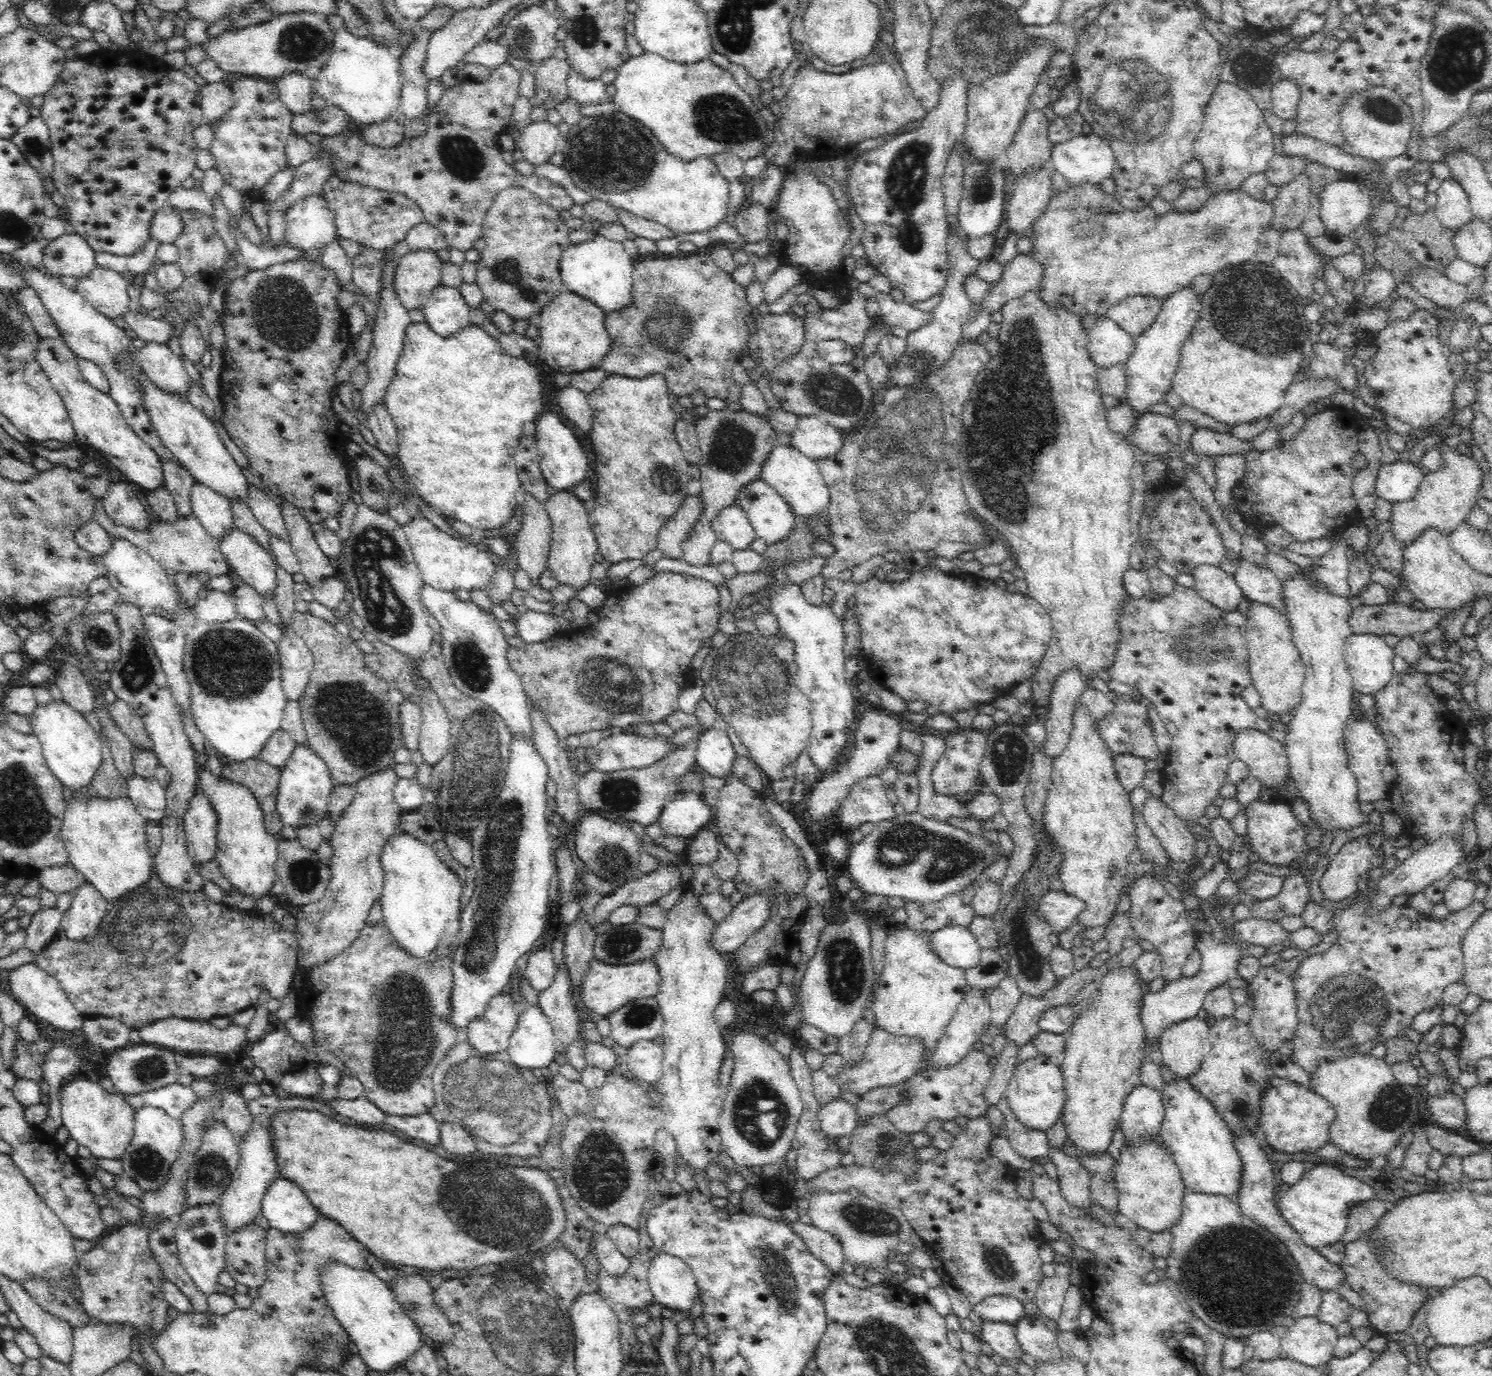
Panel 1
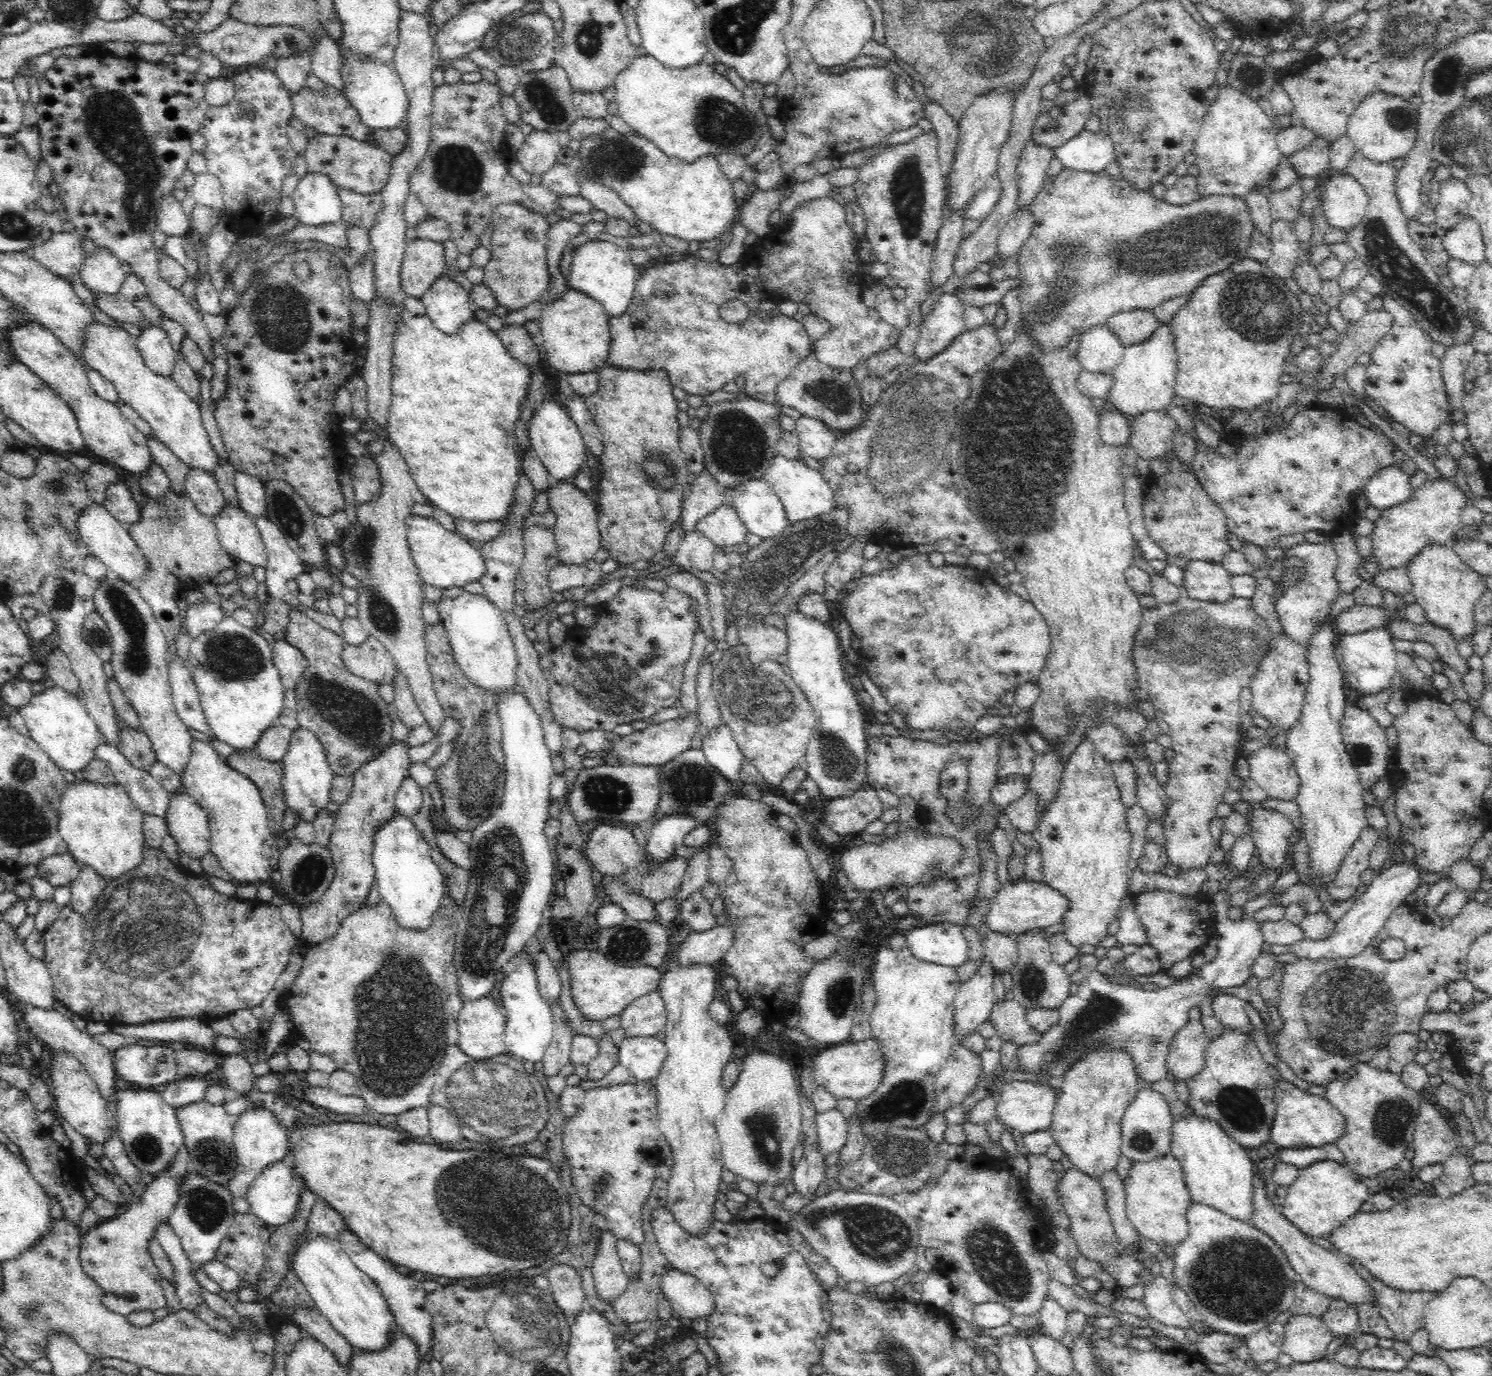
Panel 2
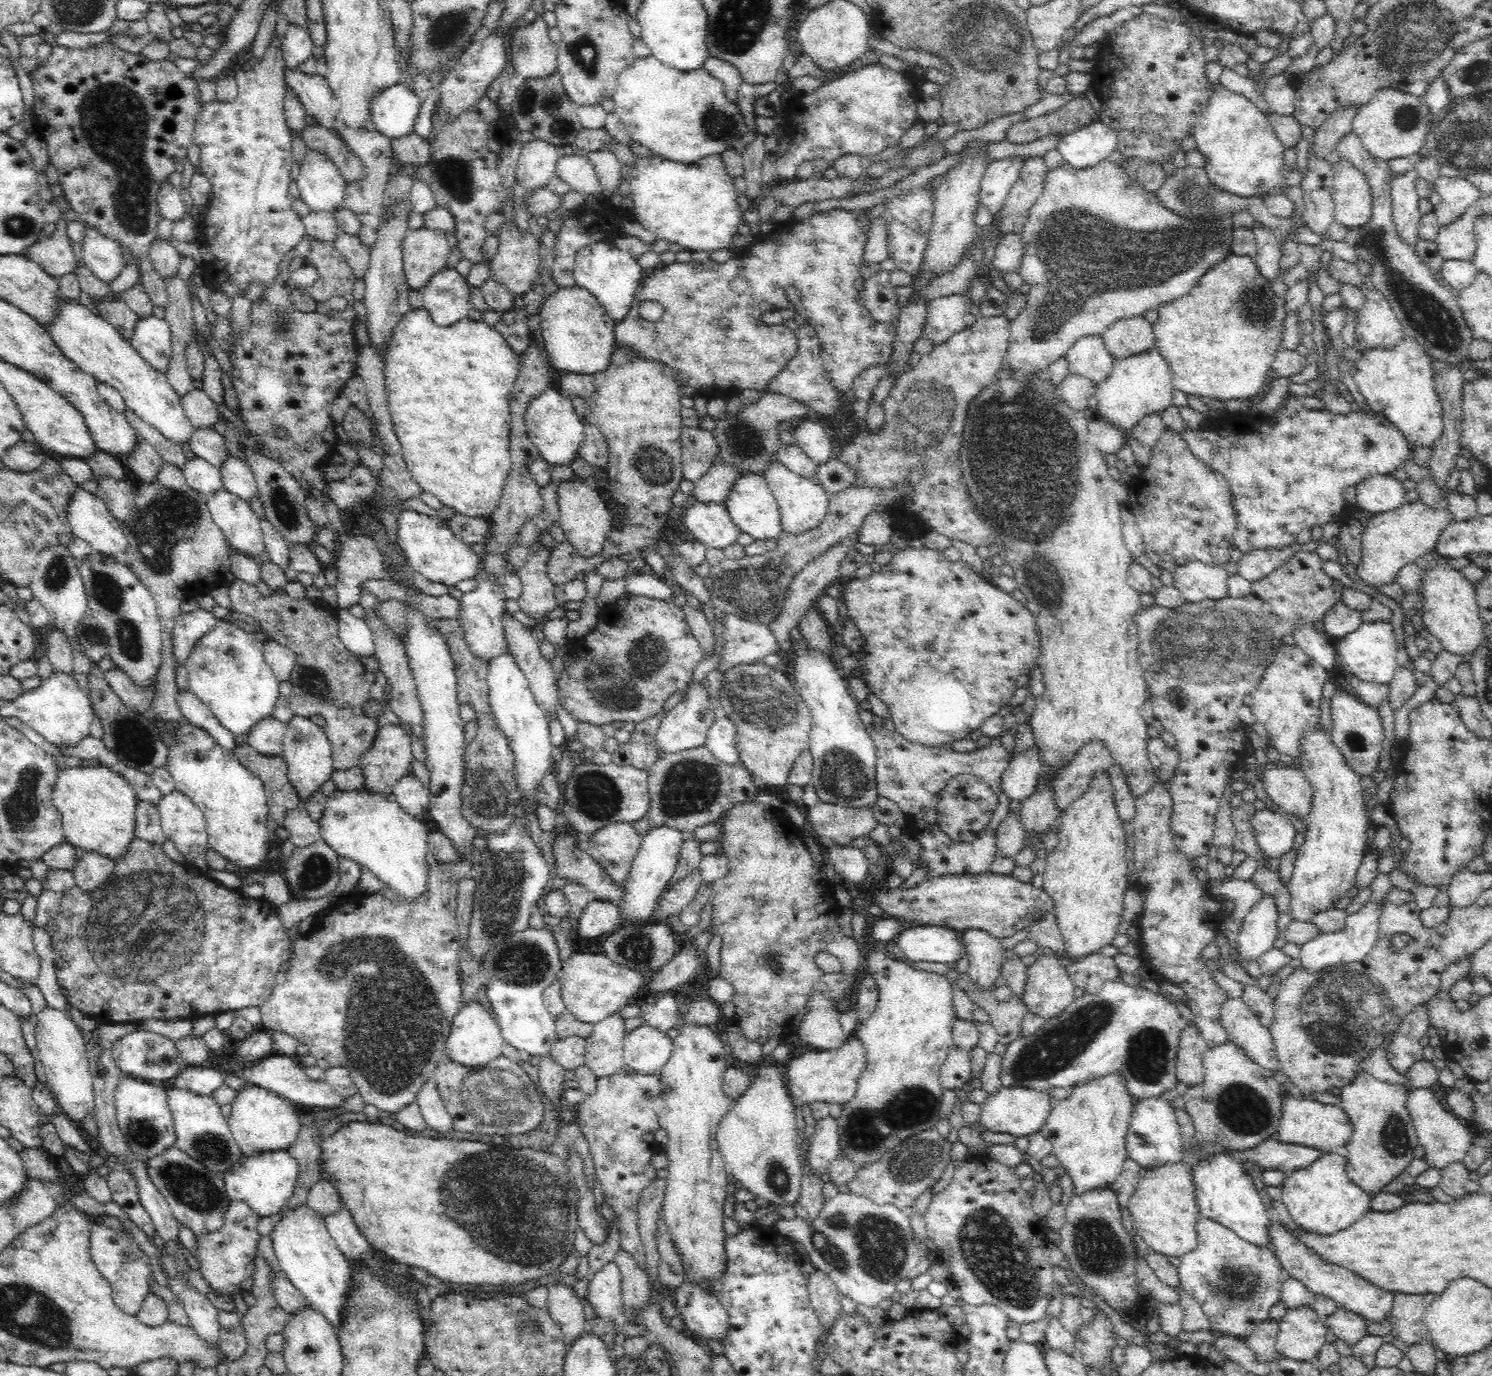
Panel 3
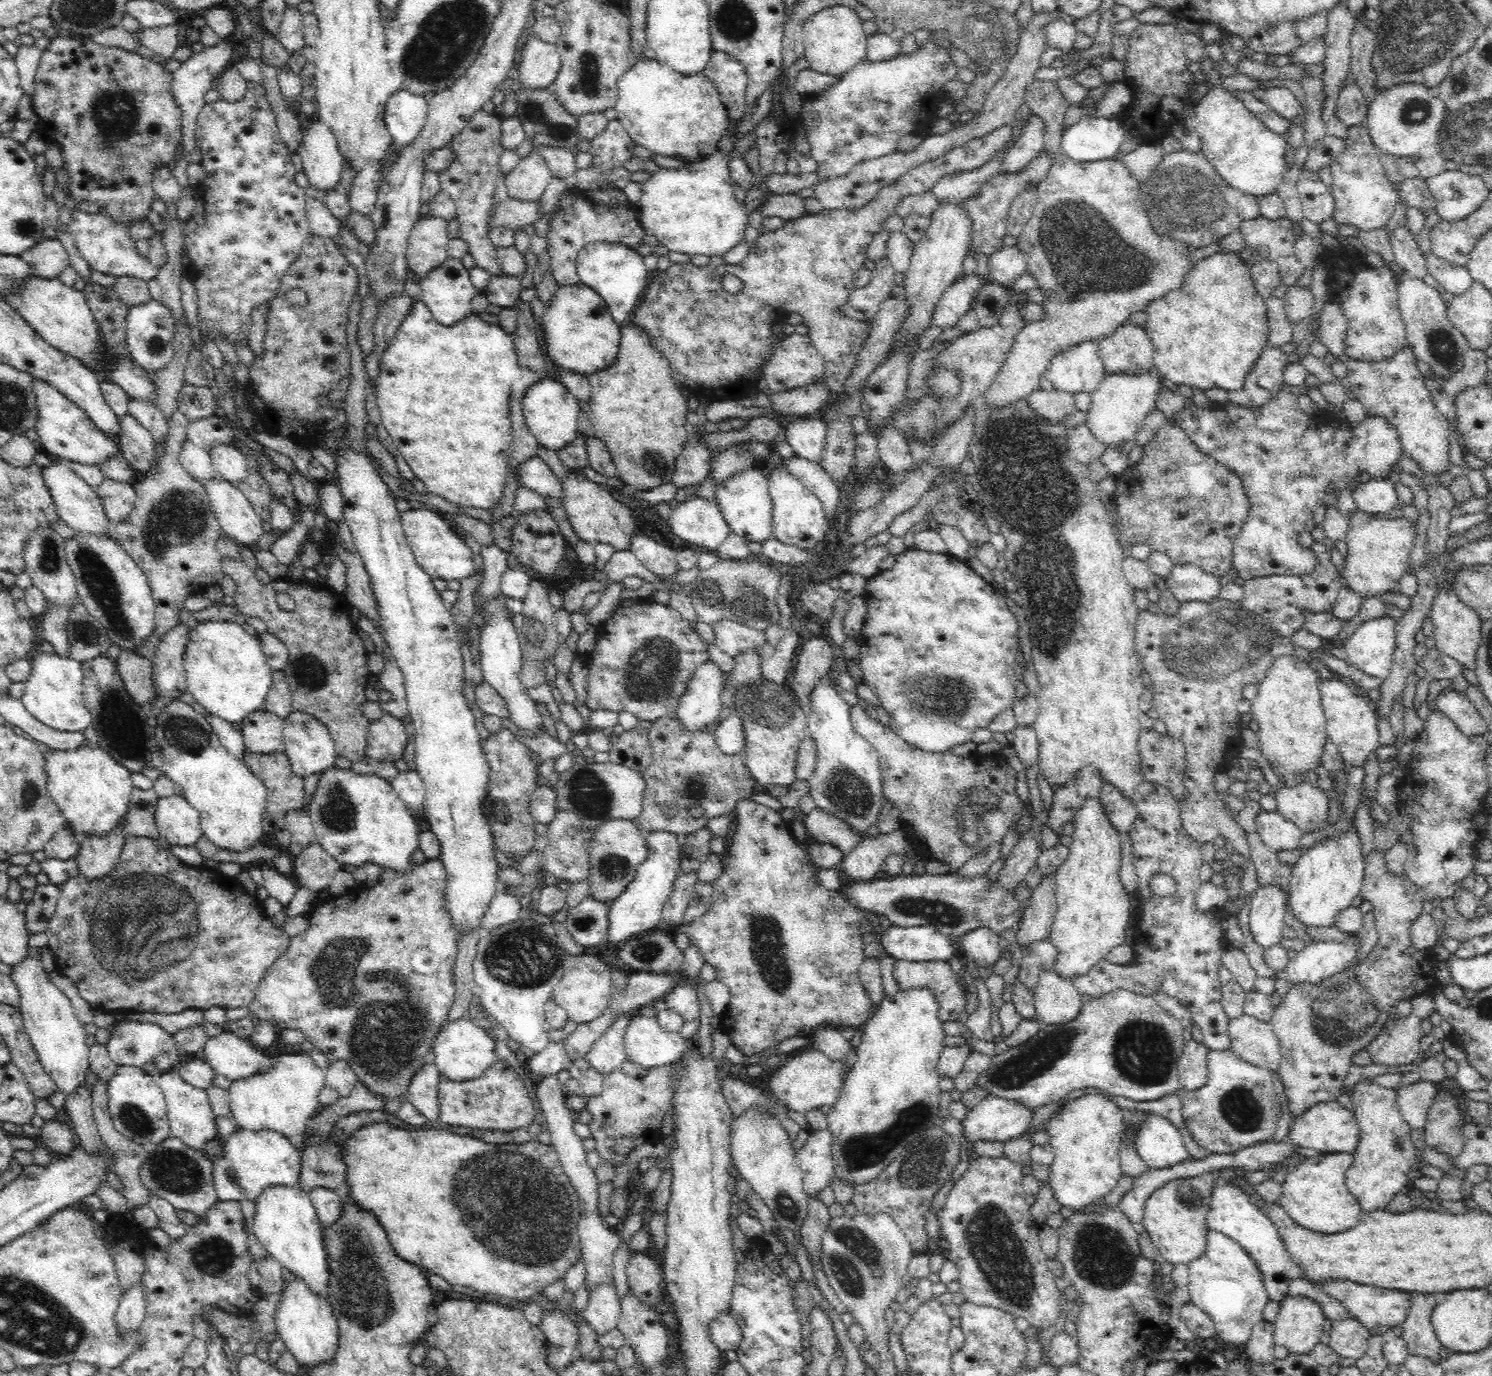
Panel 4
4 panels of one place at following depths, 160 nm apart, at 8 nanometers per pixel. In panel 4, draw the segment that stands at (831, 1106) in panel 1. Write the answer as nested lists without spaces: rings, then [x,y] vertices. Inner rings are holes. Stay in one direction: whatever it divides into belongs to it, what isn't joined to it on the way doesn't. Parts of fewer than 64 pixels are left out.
[[[826,1128],[811,1130],[802,1148],[797,1151],[799,1168],[803,1172],[804,1191],[816,1195],[828,1186],[834,1176],[832,1156],[832,1131]]]

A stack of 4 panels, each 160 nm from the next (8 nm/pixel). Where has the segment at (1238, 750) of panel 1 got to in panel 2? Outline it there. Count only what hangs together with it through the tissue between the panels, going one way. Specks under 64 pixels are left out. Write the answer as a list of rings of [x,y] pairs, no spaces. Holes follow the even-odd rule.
[[[1264,745],[1246,758],[1250,768],[1250,778],[1266,790],[1269,798],[1294,800],[1299,778],[1292,759],[1278,748]]]

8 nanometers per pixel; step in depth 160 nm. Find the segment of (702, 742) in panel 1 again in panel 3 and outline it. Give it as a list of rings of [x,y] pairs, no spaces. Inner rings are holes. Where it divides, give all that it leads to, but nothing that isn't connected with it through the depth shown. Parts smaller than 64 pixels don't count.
[[[717,706],[715,719],[707,732],[705,747],[718,762],[734,766],[741,763],[734,737],[734,723],[725,715],[724,709]]]

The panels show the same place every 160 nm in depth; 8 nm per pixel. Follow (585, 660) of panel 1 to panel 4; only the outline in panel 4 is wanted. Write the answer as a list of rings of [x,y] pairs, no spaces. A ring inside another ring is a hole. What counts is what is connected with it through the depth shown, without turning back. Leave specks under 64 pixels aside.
[[[652,598],[620,604],[605,620],[604,636],[590,653],[584,705],[589,710],[630,712],[639,721],[673,715],[696,668],[709,660],[708,644],[675,608]]]

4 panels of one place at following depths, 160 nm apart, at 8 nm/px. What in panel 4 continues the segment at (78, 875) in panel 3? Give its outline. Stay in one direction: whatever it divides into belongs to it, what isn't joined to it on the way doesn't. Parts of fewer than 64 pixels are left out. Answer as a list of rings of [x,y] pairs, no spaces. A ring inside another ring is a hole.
[[[122,824],[106,834],[104,838],[82,836],[80,848],[76,855],[79,876],[88,881],[101,880],[114,870],[125,846],[126,832]]]

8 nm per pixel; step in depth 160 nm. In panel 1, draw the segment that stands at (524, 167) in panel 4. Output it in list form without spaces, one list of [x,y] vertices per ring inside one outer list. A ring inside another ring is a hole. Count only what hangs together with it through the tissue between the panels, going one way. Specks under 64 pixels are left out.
[[[548,120],[531,122],[520,134],[517,154],[533,166],[548,163],[561,140],[558,127]]]

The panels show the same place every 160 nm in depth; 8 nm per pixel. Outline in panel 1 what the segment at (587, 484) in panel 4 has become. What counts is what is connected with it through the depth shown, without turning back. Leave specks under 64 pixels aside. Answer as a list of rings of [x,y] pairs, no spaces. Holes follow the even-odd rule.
[[[564,490],[552,494],[544,503],[551,522],[551,550],[547,558],[547,570],[554,577],[557,584],[568,586],[574,592],[584,590],[590,582],[592,566],[597,553],[597,541],[588,524],[589,511],[571,490]]]

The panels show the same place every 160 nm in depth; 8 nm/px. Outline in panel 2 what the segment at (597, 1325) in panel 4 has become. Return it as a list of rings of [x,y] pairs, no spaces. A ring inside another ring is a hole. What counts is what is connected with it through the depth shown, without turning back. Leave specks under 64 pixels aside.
[[[610,1231],[602,1232],[591,1268],[594,1285],[596,1285],[600,1299],[606,1299],[610,1302],[614,1297],[622,1294],[629,1283],[628,1275],[622,1268],[617,1253],[616,1239]]]

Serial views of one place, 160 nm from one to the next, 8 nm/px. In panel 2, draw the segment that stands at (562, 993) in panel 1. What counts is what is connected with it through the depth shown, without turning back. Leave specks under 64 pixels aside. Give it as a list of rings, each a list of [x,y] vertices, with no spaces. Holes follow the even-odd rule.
[[[559,999],[549,1000],[549,1009],[552,1012],[554,1033],[542,1058],[543,1072],[546,1078],[558,1074],[561,1068],[571,1063],[572,1038],[575,1035],[575,1030],[573,1030],[567,1012]]]

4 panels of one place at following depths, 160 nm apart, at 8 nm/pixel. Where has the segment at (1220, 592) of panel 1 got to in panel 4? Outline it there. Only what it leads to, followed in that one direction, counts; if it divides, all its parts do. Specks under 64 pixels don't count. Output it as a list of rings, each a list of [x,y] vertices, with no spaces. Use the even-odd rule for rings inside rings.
[[[1192,563],[1173,565],[1170,574],[1162,580],[1181,603],[1214,600],[1218,598],[1225,581]]]

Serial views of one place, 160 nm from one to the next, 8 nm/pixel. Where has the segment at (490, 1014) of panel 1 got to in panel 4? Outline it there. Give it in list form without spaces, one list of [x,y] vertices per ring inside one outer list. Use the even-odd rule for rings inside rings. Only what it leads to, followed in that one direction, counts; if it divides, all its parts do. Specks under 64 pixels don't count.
[[[458,1018],[447,1022],[432,1046],[434,1063],[440,1074],[454,1081],[472,1080],[480,1076],[496,1060],[494,1036],[474,1024],[474,1018]]]

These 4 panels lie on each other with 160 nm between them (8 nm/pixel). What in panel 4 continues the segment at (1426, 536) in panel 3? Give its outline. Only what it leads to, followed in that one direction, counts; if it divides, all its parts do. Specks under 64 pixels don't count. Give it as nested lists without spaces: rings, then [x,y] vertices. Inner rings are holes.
[[[1358,509],[1348,517],[1348,528],[1345,540],[1348,546],[1348,556],[1345,557],[1341,573],[1352,591],[1360,597],[1390,592],[1406,571],[1409,556],[1413,552],[1418,538],[1416,523],[1410,518],[1379,518],[1370,516]]]

